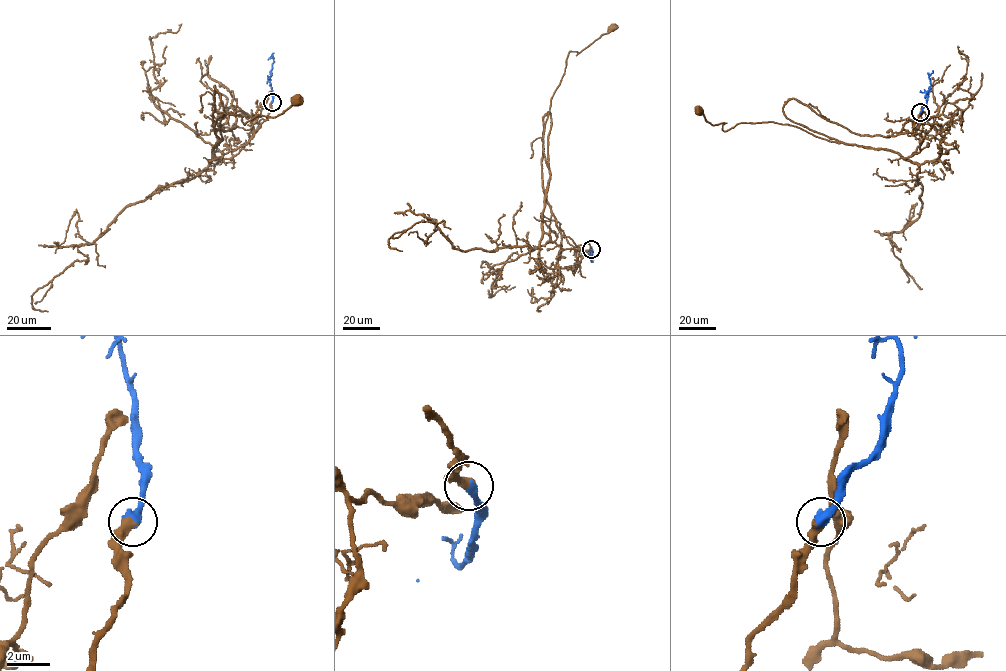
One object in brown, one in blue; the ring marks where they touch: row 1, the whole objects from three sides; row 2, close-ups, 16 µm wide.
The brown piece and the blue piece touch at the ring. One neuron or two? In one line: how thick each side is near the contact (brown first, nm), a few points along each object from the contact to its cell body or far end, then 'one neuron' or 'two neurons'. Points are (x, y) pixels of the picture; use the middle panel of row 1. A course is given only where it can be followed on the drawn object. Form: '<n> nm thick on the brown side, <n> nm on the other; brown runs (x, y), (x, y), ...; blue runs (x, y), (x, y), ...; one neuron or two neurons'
460 nm thick on the brown side, 480 nm on the other; brown runs (592, 249), (587, 242), (576, 251), (562, 249), (543, 231), (549, 171), (543, 134), (568, 53), (614, 27); blue runs (592, 249), (593, 258), (590, 260), (593, 262); one neuron

